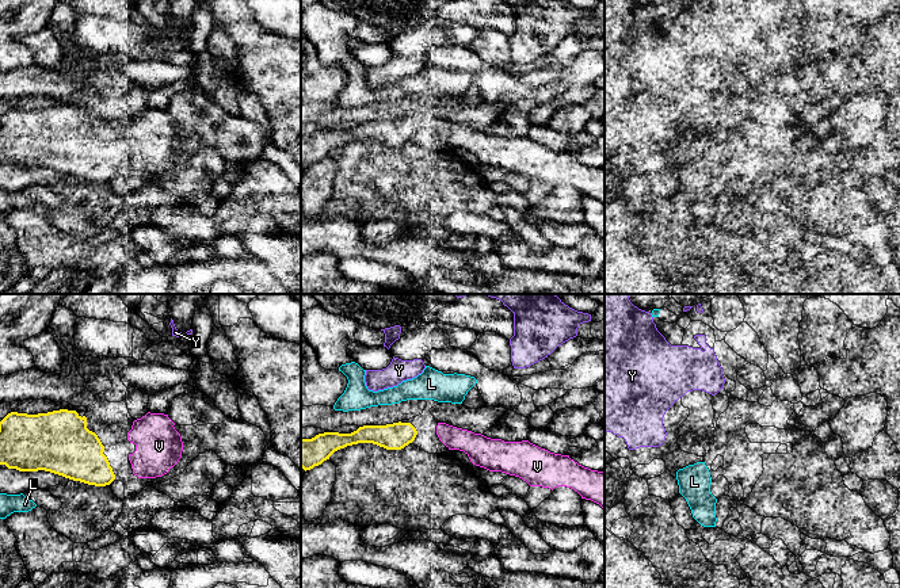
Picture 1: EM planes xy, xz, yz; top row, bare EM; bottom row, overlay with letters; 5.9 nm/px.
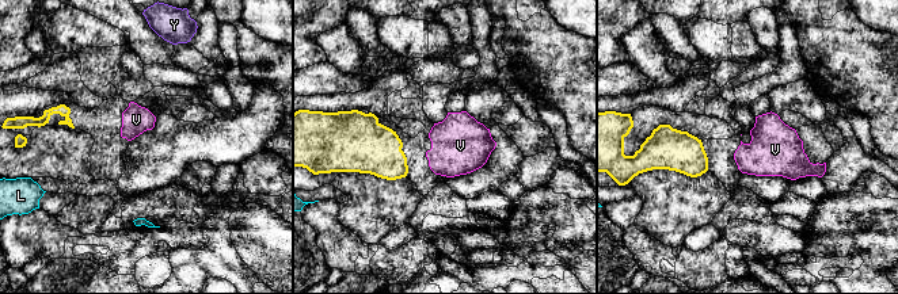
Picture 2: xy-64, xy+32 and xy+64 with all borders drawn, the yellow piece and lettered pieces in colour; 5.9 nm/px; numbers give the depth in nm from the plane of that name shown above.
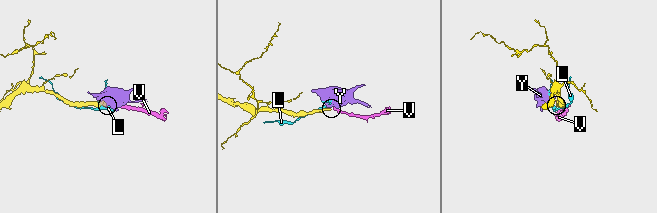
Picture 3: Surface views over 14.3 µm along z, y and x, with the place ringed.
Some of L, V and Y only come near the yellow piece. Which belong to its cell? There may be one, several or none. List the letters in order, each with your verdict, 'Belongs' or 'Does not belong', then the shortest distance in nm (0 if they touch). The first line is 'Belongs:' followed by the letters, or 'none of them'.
Belongs: V
L: Does not belong. Distance 100 nm
V: Belongs. Distance 110 nm
Y: Does not belong. Distance 200 nm

